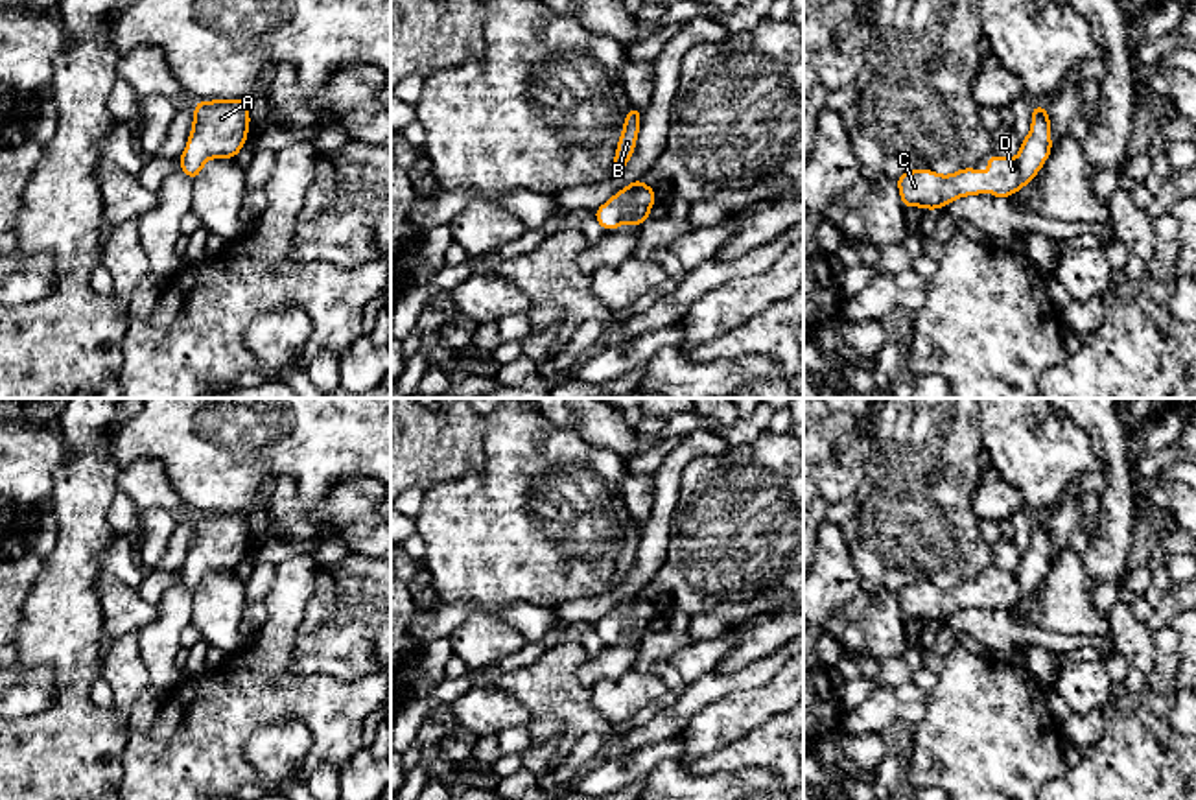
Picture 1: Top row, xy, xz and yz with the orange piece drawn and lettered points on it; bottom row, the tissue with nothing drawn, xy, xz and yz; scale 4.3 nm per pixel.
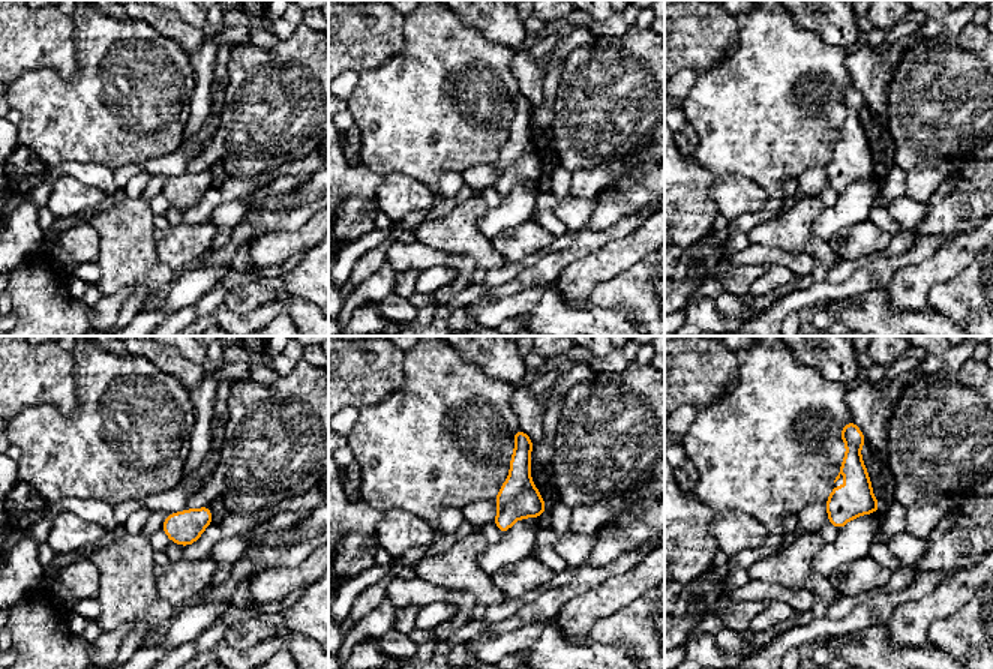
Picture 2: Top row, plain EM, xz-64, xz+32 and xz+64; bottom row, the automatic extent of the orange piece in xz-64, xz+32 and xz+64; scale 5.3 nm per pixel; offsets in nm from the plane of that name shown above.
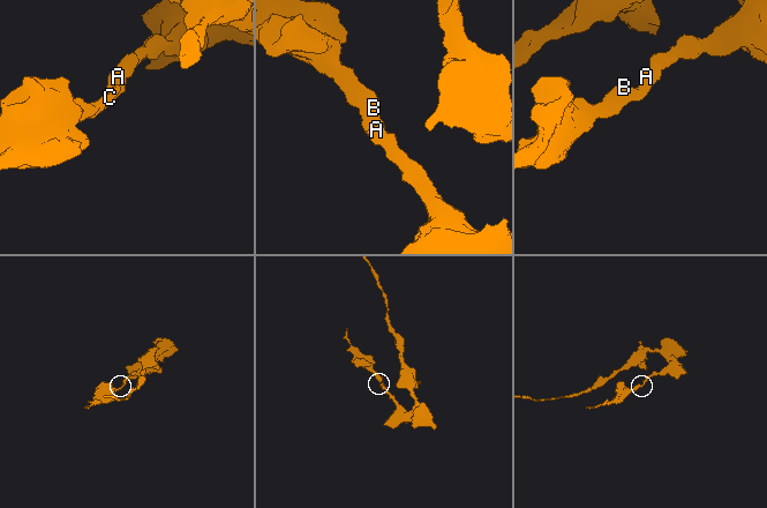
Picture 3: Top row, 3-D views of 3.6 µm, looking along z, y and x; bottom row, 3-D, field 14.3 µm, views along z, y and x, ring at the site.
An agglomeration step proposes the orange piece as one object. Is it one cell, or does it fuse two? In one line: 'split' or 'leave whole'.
leave whole

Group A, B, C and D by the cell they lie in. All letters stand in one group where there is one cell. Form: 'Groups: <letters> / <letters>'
Groups: A B C D

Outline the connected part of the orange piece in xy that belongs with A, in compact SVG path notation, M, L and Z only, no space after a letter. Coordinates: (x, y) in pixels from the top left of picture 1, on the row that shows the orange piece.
M247 100L195 101L193 125L179 157L182 171L193 181L208 159L236 159L251 125Z

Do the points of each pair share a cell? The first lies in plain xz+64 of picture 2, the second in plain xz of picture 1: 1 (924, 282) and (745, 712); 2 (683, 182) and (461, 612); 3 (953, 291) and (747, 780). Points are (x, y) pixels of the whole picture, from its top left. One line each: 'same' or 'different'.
1: same
2: same
3: different

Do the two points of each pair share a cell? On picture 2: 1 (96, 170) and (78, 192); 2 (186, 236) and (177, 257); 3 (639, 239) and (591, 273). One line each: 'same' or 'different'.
1: different
2: same
3: same

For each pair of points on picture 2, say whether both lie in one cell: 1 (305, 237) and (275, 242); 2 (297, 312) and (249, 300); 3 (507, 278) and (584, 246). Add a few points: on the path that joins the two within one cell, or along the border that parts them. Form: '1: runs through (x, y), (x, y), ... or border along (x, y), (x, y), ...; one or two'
1: runs through (297, 242), (282, 242); one
2: border along (276, 299), (243, 314), (228, 311); two
3: runs through (527, 272), (543, 267), (564, 252); one

